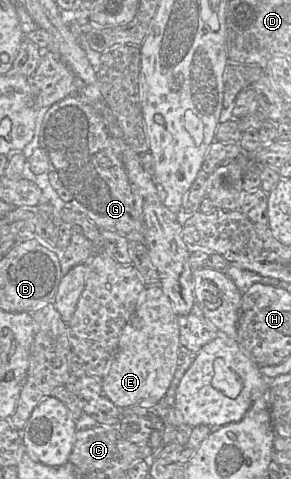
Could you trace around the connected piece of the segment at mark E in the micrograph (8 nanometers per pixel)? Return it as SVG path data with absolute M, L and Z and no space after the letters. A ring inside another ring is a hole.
M146 286L139 295L136 309L123 328L116 353L109 365L106 376L101 380L103 395L118 408L134 405L154 405L164 397L178 366L177 352L179 326L171 301L159 286Z

